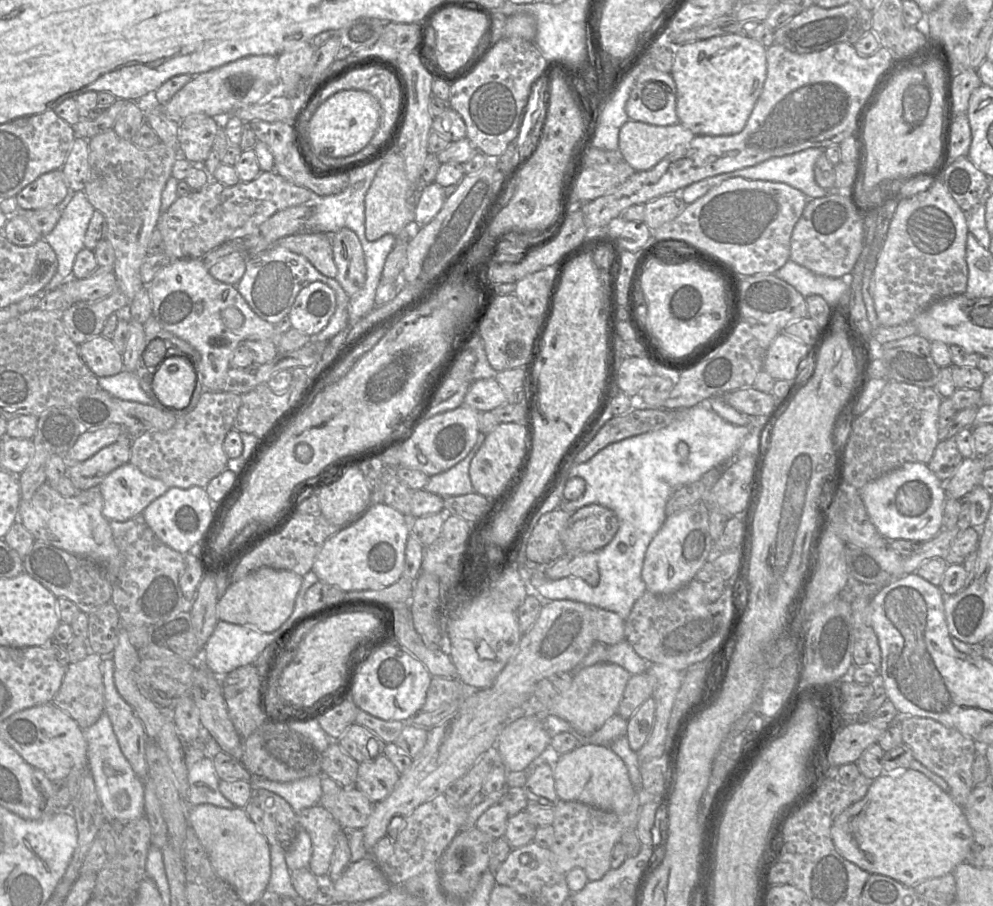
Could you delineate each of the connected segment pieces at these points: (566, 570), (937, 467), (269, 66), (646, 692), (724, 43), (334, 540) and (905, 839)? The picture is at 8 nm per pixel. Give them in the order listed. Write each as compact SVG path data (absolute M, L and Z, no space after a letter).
M598 551L568 553L546 566L544 571L551 580L576 576L595 587L599 582L598 555Z
M945 439L938 442L927 465L942 483L946 483L955 475L963 460L954 439Z
M273 55L246 56L208 72L192 76L192 79L188 83L177 91L167 103L161 106L162 111L168 117L182 120L191 114L203 113L222 121L223 118L232 115L235 110L257 103L264 98L268 91L280 89L277 56Z
M648 673L631 675L625 687L617 714L629 720L642 703L652 697L656 678Z
M742 33L715 36L674 48L670 74L676 85L679 123L694 135L727 136L740 133L764 87L767 48Z
M385 503L371 504L363 514L324 542L311 570L319 581L345 592L390 586L403 574L409 521Z
M902 767L898 770L895 769L890 772L883 771L880 776L872 780L866 795L860 801L857 801L847 807L835 818L831 827L831 836L835 847L844 858L870 874L881 874L888 876L905 886L913 886L924 880L937 878L948 873L952 873L958 864L965 862L966 855L973 843L973 830L968 824L963 808L954 802L950 794L942 790L936 783L930 780L923 773L911 768L906 769Z

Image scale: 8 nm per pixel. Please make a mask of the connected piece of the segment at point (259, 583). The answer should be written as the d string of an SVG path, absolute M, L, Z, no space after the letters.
M259 568L233 582L217 603L218 620L257 629L264 633L277 630L292 614L302 577L289 570Z

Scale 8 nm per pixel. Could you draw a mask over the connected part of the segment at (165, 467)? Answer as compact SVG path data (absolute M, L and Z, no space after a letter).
M203 391L196 407L188 414L176 419L175 425L165 432L144 432L134 436L129 462L145 475L163 481L169 488L188 489L193 486L205 488L225 469L234 465L226 456L223 443L227 433L234 429L233 423L241 405L241 395L233 392Z

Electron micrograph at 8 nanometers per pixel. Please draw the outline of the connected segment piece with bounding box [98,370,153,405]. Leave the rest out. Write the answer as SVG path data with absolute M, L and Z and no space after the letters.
M122 370L113 376L99 377L98 386L118 399L153 405L153 401L140 387L135 372Z

